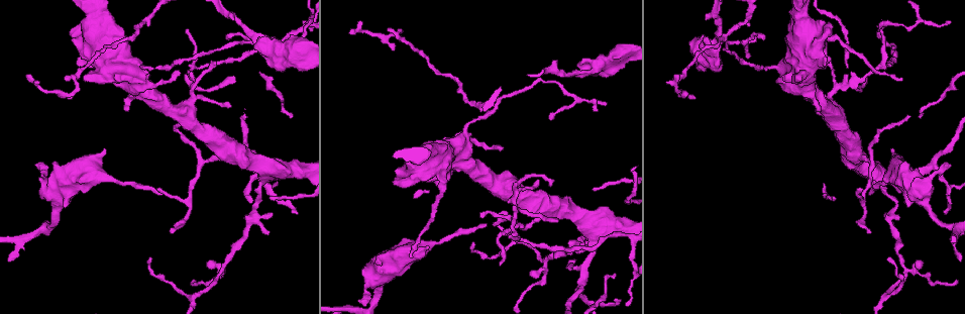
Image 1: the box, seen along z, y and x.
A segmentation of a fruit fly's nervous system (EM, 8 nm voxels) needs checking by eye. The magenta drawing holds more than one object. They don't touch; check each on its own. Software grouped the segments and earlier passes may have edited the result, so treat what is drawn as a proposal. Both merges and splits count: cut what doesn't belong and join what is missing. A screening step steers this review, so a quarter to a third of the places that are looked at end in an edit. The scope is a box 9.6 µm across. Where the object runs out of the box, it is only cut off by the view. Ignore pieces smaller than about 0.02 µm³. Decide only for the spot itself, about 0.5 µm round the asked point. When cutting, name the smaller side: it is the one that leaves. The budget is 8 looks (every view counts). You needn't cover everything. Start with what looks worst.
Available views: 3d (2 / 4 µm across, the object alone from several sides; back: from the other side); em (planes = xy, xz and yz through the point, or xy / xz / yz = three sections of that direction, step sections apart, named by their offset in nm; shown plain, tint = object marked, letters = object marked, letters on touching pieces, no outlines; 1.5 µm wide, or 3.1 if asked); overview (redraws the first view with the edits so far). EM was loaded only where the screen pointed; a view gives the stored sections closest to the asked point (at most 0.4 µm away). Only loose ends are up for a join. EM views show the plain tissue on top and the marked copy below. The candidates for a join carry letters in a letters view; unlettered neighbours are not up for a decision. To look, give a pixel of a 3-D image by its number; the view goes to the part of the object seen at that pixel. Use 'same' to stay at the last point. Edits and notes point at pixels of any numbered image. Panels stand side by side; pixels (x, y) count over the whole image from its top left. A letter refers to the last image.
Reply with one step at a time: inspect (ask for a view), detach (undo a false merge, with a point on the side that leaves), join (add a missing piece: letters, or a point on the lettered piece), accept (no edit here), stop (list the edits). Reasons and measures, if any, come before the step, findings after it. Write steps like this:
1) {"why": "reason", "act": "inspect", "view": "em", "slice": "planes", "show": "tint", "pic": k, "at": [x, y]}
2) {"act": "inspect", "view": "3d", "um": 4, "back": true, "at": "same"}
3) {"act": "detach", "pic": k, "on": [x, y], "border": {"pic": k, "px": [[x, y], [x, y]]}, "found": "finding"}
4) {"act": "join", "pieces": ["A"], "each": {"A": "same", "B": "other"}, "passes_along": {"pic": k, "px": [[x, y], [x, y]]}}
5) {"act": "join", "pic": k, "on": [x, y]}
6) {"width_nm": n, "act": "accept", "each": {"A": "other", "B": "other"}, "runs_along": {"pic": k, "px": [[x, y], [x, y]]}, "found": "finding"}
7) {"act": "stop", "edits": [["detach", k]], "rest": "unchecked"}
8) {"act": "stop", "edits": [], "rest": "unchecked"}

{"why": "thick end", "act": "inspect", "view": "em", "slice": "planes", "show": "letters", "pic": 1, "at": [282, 63]}

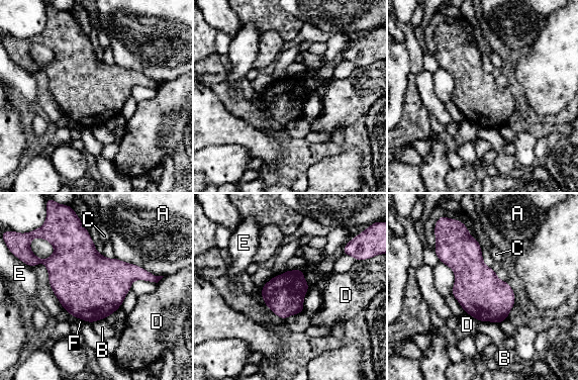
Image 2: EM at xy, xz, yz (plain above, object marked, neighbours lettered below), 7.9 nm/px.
{"act": "accept", "each": {"A": "other", "B": "other", "C": "other", "D": "other", "E": "other", "F": "other"}, "border": {"pic": 2, "px": [[465, 312], [478, 320]]}, "found": "no lettered piece goes on from it"}

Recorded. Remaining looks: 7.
{"why": "thin neck", "act": "inspect", "view": "3d", "um": 4, "pic": 1, "at": [516, 205]}

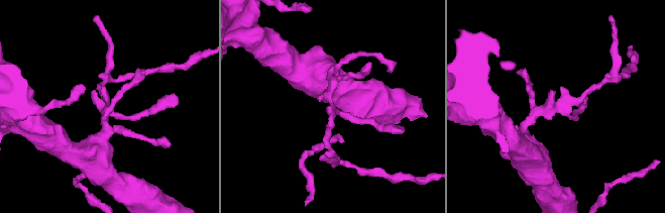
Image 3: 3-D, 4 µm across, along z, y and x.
{"act": "inspect", "view": "em", "slice": "planes", "show": "letters", "pic": 3, "at": [104, 108]}

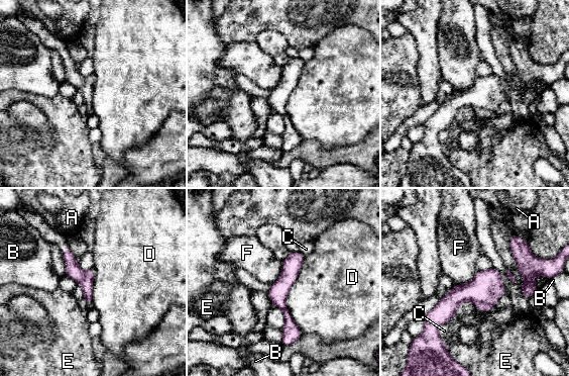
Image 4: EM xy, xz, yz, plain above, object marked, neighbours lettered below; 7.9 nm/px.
{"width_nm": 110, "act": "accept", "each": {"A": "other", "B": "other", "C": "other", "D": "other", "E": "other", "F": "other"}, "runs_along": {"pic": 4, "px": [[297, 254], [281, 286], [287, 343]]}, "found": "one cell here"}

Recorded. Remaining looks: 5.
{"why": "branch stops here", "act": "inspect", "view": "em", "slice": "planes", "show": "letters", "pic": 1, "at": [151, 257]}

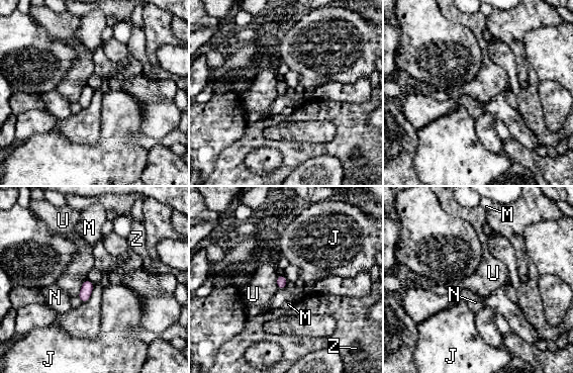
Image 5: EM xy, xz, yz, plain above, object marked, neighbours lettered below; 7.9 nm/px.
{"width_nm": 90, "act": "accept", "each": {"J": "other", "M": "other", "N": "other", "U": "other", "Z": "other"}, "border": {"pic": 5, "px": [[275, 283], [278, 289]]}, "found": "no lettered piece goes on from it"}

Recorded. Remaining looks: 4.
{"act": "stop", "edits": [], "rest": "unchecked"}

